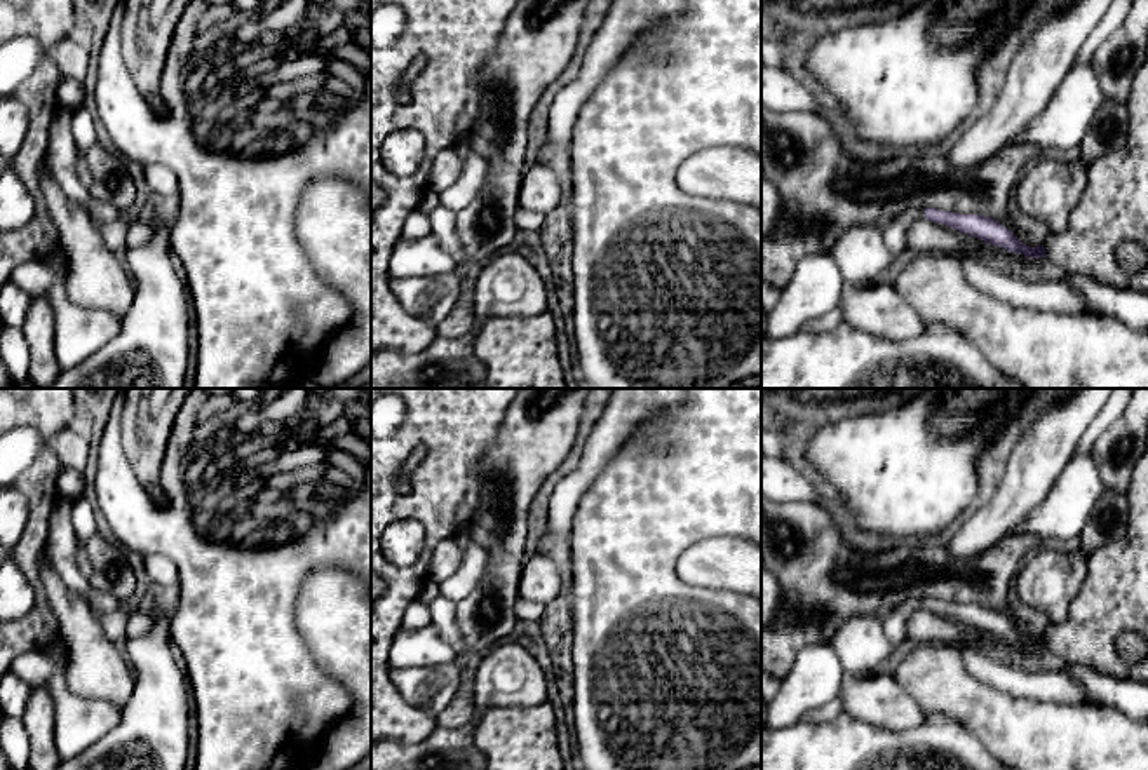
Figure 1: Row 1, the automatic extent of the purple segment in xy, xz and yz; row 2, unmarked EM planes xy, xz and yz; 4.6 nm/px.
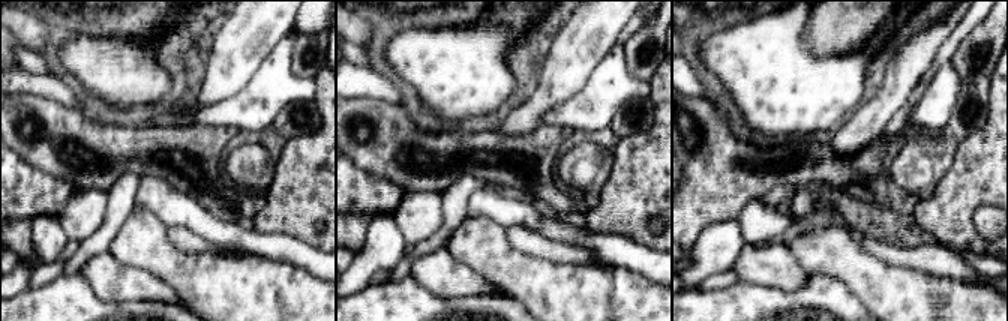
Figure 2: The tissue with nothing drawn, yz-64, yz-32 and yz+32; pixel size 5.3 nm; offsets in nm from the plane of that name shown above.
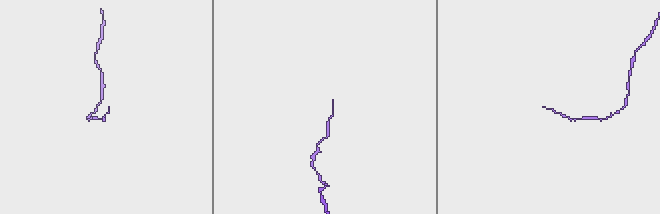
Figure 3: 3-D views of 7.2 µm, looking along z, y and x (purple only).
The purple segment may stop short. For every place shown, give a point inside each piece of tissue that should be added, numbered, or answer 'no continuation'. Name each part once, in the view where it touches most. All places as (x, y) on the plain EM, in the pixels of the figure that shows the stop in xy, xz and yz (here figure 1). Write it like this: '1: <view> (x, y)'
1: yz (896, 624)

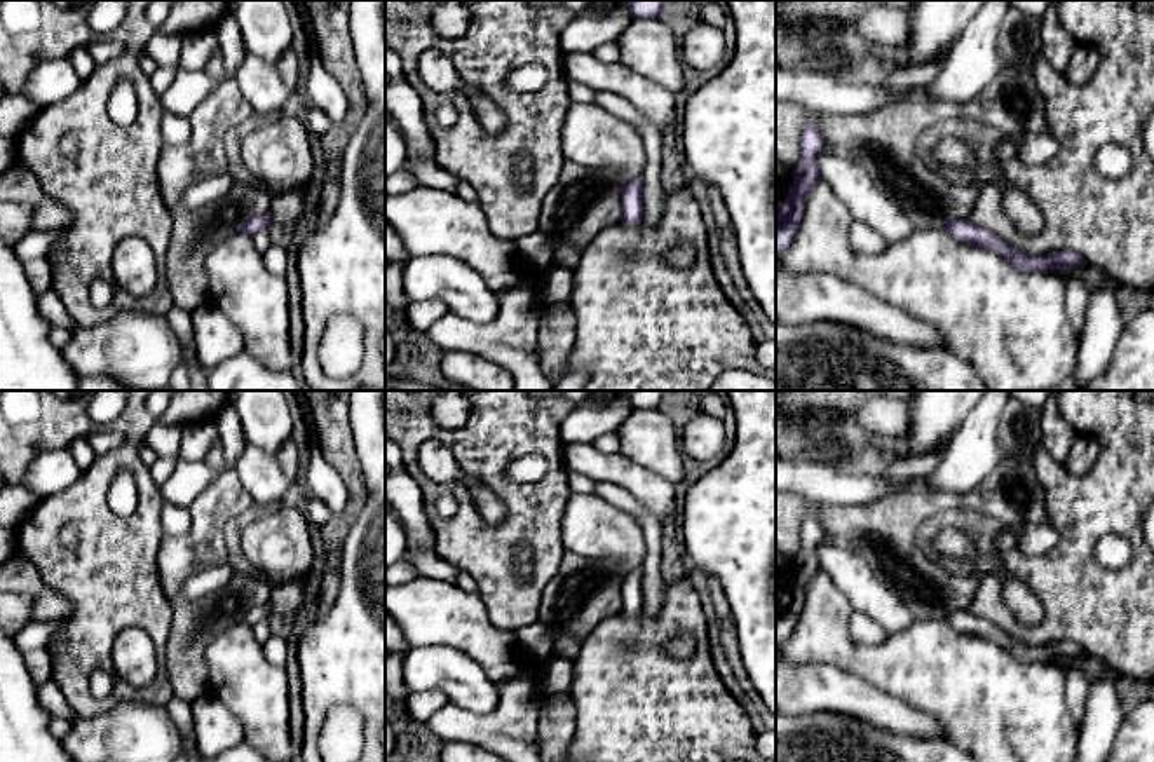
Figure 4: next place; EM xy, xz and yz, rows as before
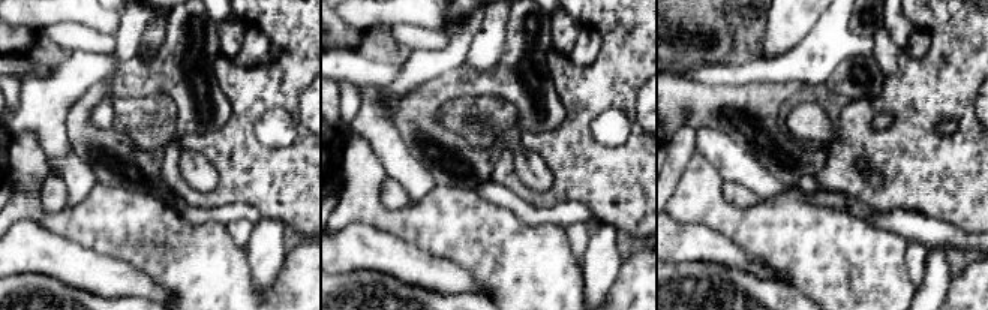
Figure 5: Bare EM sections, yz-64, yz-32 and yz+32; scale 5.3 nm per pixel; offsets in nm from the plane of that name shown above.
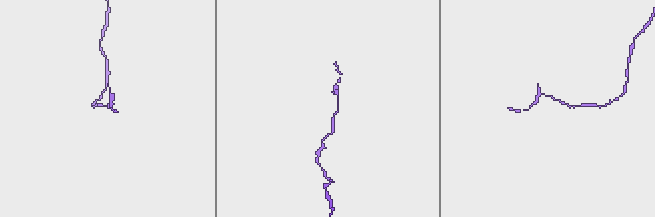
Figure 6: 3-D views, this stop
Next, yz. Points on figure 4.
no continuation

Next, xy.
no continuation

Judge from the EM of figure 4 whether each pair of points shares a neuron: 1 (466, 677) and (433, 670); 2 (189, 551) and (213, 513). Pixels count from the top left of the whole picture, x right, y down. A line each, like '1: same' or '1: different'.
1: same
2: same

